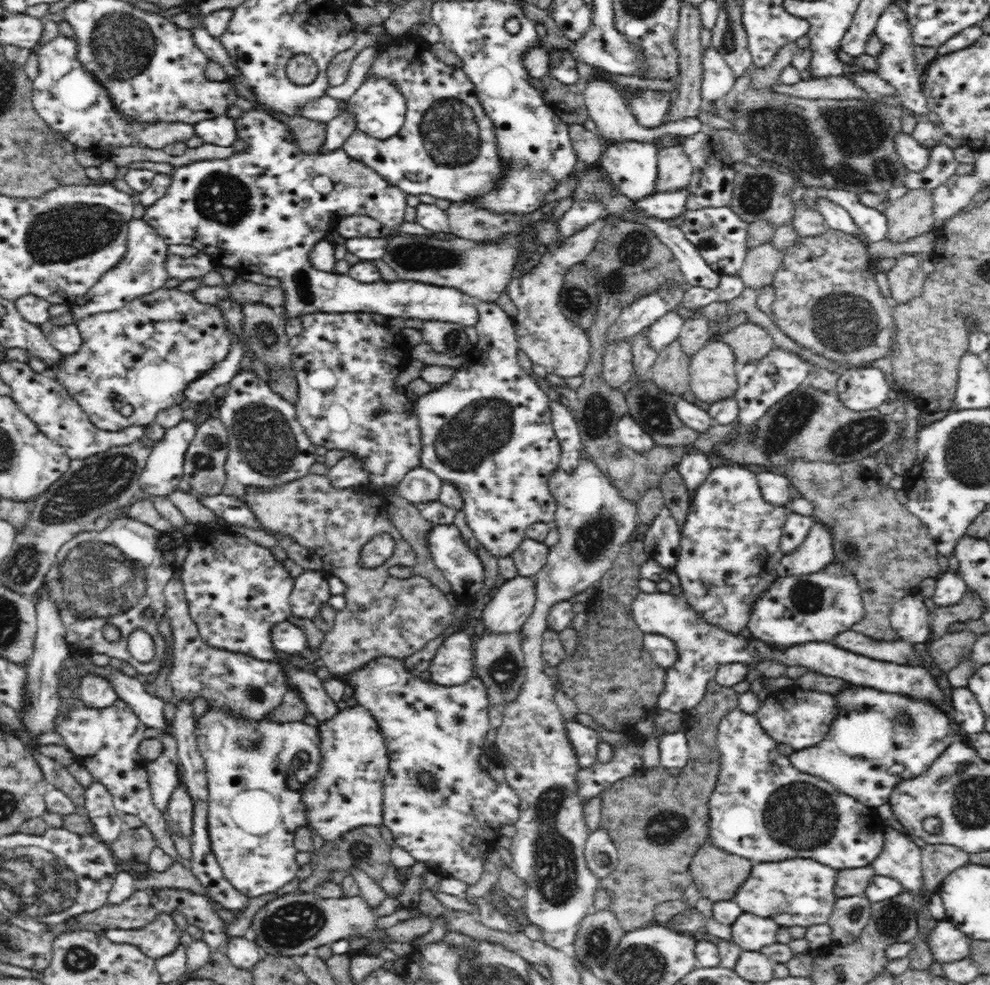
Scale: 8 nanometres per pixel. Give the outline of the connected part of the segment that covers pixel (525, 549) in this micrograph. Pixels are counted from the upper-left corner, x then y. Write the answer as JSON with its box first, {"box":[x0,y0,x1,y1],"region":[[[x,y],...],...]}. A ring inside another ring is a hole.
{"box":[511,537,549,578],"region":[[[525,537],[518,548],[512,552],[511,557],[516,563],[519,576],[534,578],[544,566],[548,553],[549,548],[543,544],[543,541]]]}

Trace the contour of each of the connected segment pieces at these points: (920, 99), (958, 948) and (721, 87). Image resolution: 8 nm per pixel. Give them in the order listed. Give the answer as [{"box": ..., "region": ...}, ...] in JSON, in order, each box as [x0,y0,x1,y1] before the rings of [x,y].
[{"box":[875,4,929,119],"region":[[[890,4],[884,8],[884,12],[878,17],[875,35],[880,39],[883,48],[881,49],[876,62],[878,62],[878,78],[888,82],[890,86],[896,88],[897,95],[902,101],[901,106],[906,113],[916,116],[918,119],[925,119],[929,113],[927,97],[923,92],[922,74],[916,69],[916,57],[914,56],[915,46],[912,40],[912,29],[908,26],[905,12],[900,10],[900,6]]]},{"box":[926,919,973,967],"region":[[[944,919],[937,922],[926,941],[933,962],[943,967],[944,964],[968,958],[973,940],[958,930],[953,922]]]},{"box":[701,45,736,104],"region":[[[711,45],[702,53],[702,68],[701,96],[704,104],[716,103],[732,91],[736,75]]]}]

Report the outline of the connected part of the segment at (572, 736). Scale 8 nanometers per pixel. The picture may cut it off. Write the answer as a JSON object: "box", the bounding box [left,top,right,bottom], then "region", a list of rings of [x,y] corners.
{"box":[565,720,603,768],"region":[[[566,720],[565,728],[568,729],[568,739],[571,740],[572,747],[576,751],[580,766],[588,768],[588,766],[595,764],[599,760],[597,756],[598,744],[603,742],[600,734],[578,721],[569,722]]]}

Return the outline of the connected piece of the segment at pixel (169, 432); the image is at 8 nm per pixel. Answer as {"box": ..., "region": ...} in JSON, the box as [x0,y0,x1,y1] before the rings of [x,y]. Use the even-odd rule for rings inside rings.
{"box":[139,420,197,497],"region":[[[182,420],[174,428],[166,429],[164,437],[154,444],[139,480],[140,488],[143,488],[149,497],[166,497],[167,494],[176,491],[183,484],[185,452],[195,435],[197,426],[195,420],[190,422]]]}

